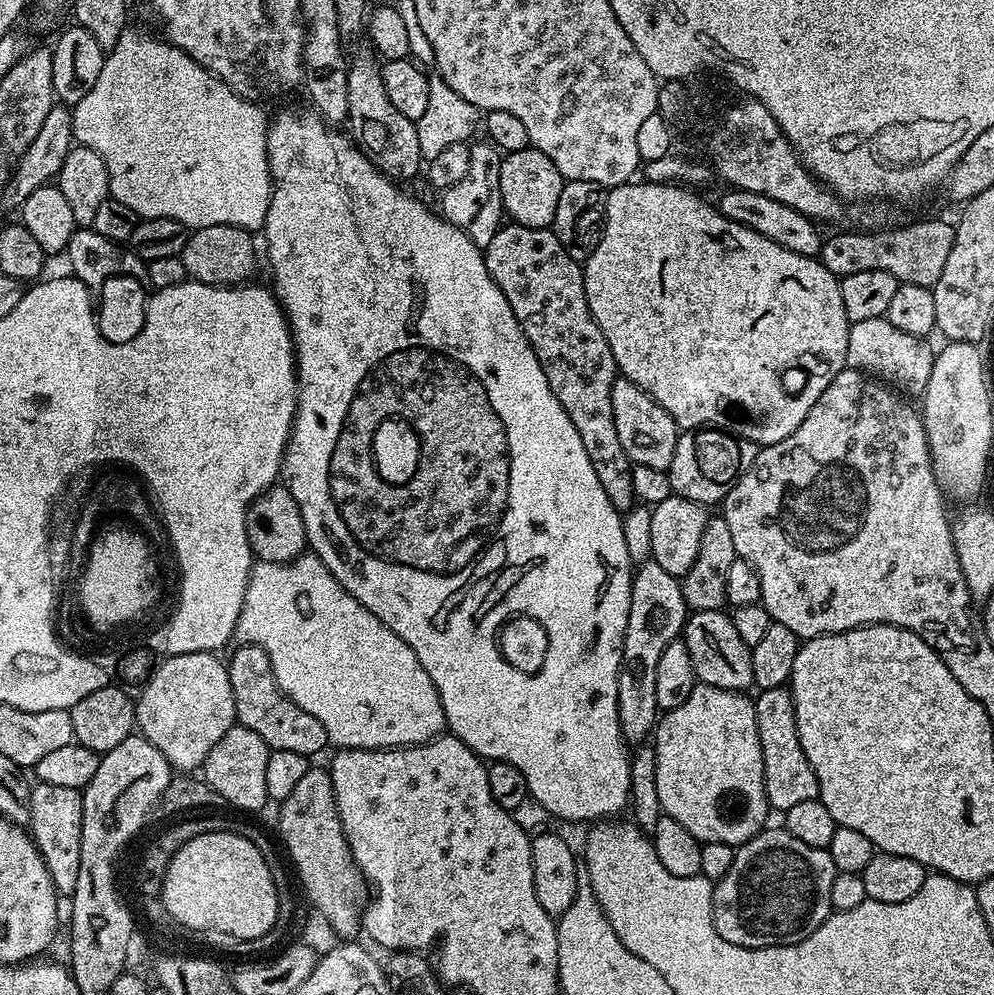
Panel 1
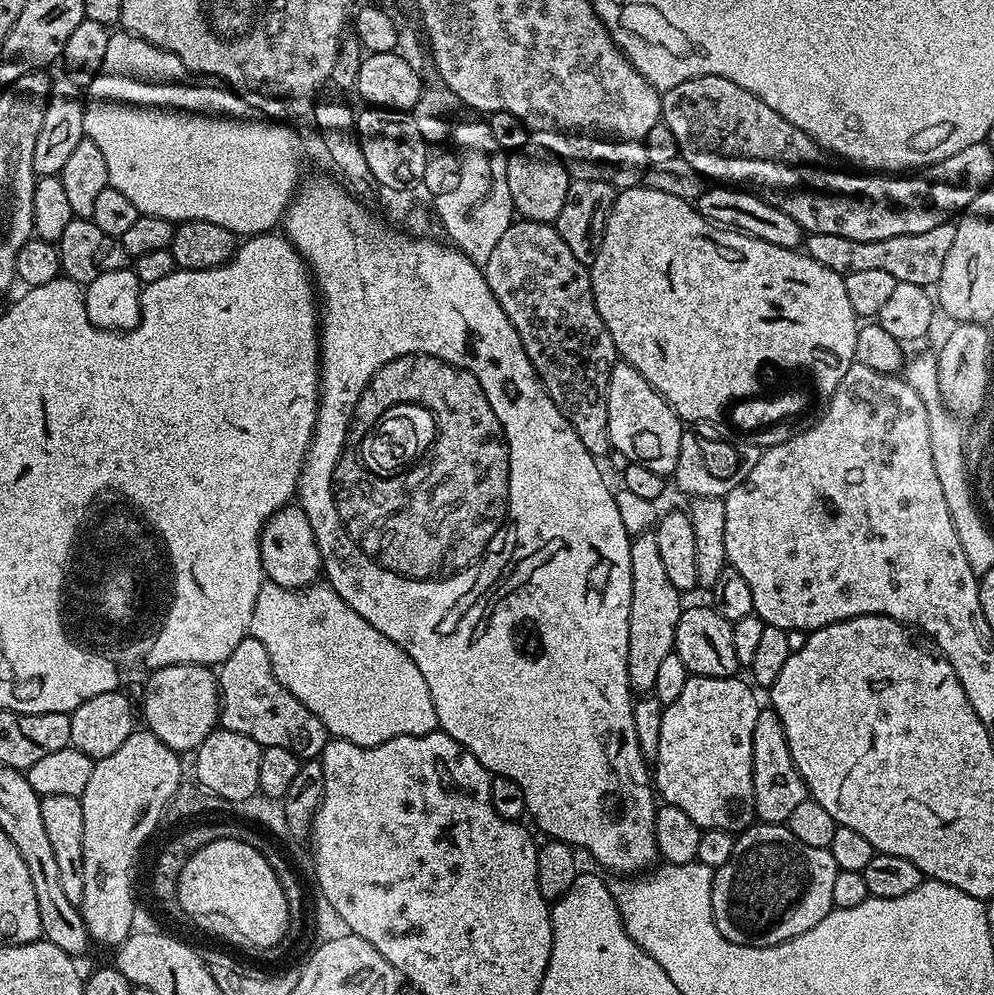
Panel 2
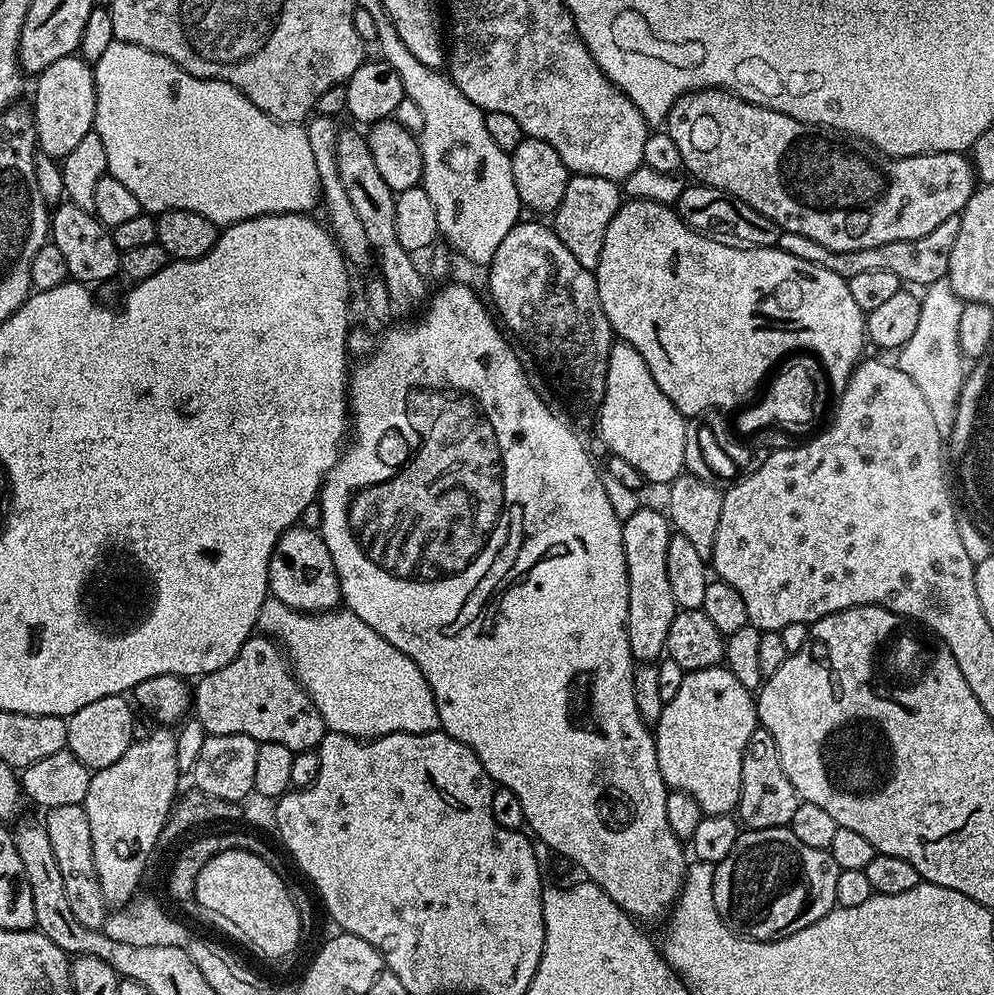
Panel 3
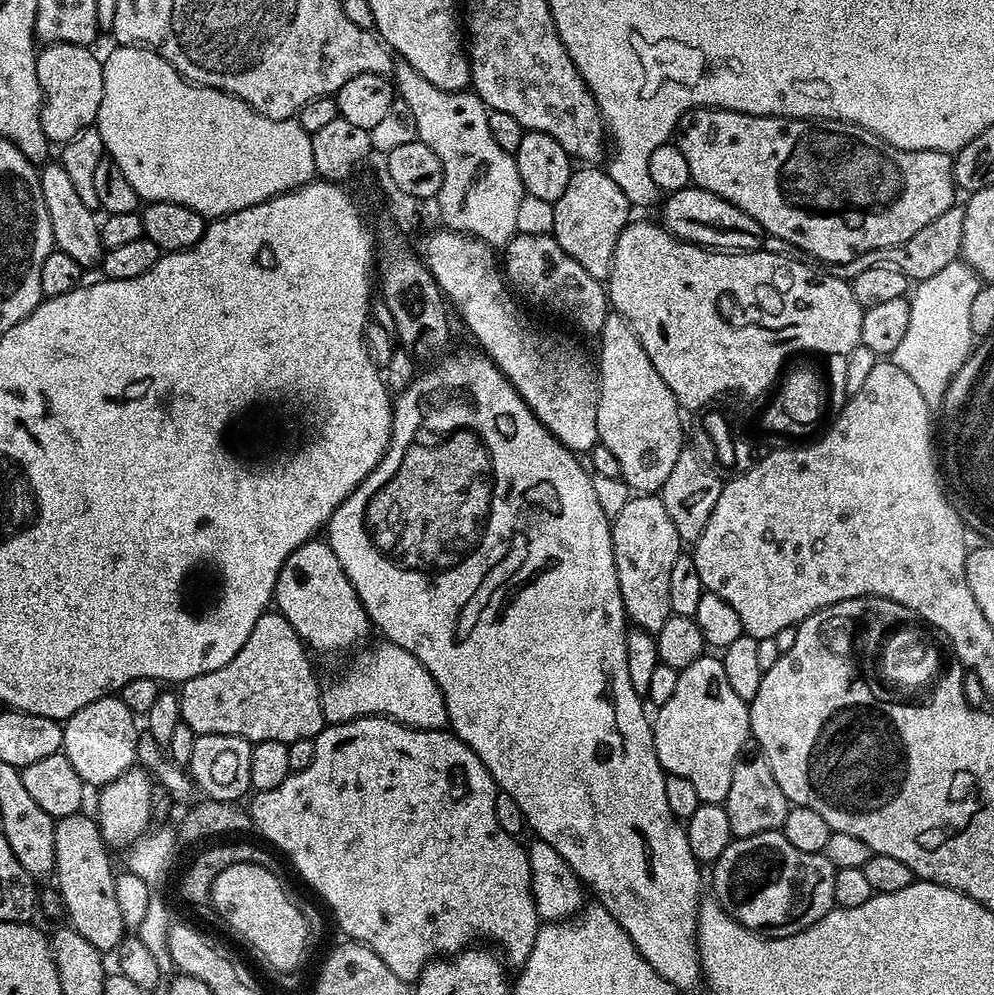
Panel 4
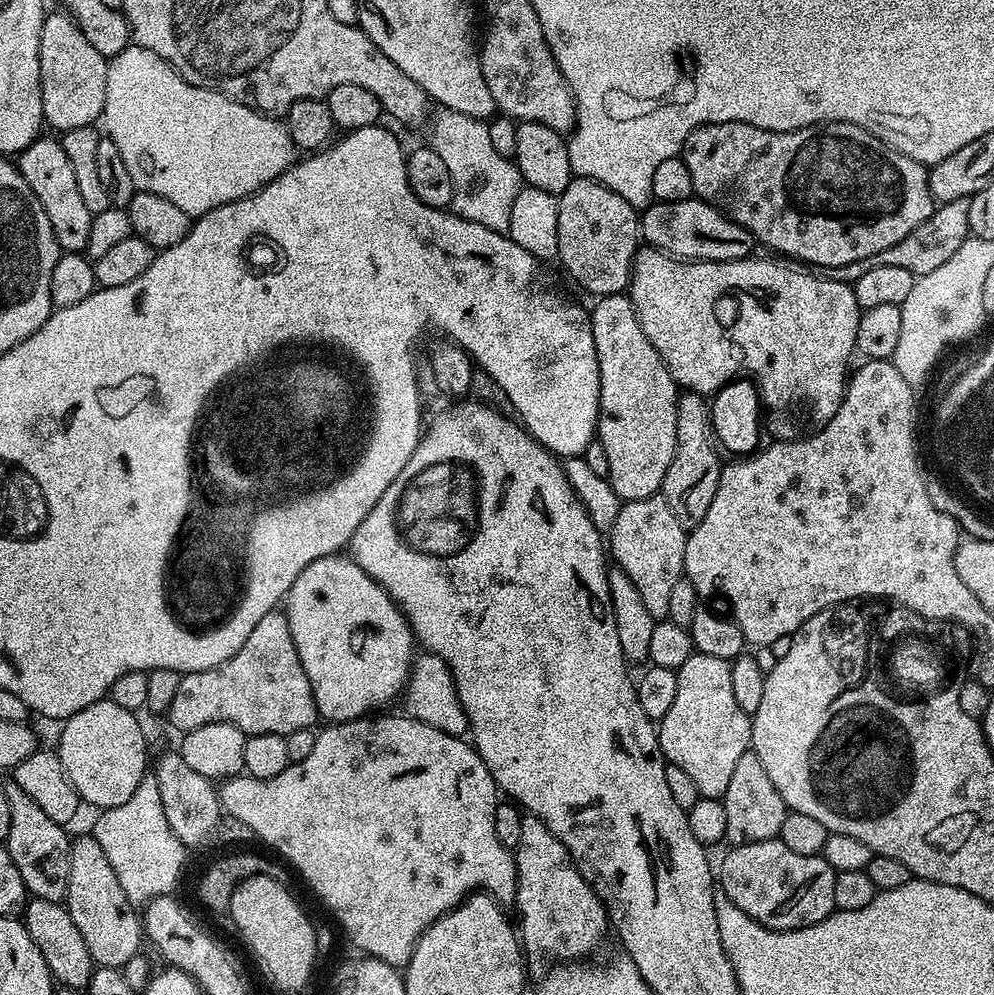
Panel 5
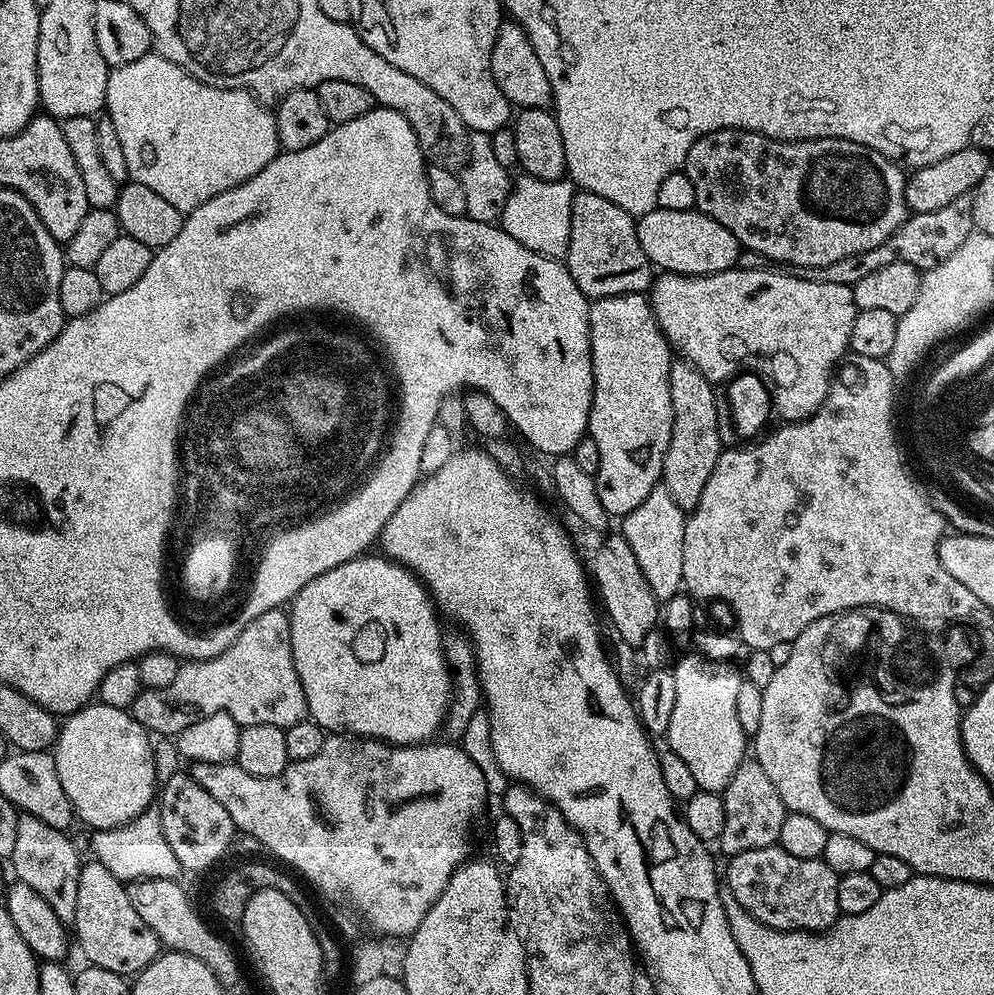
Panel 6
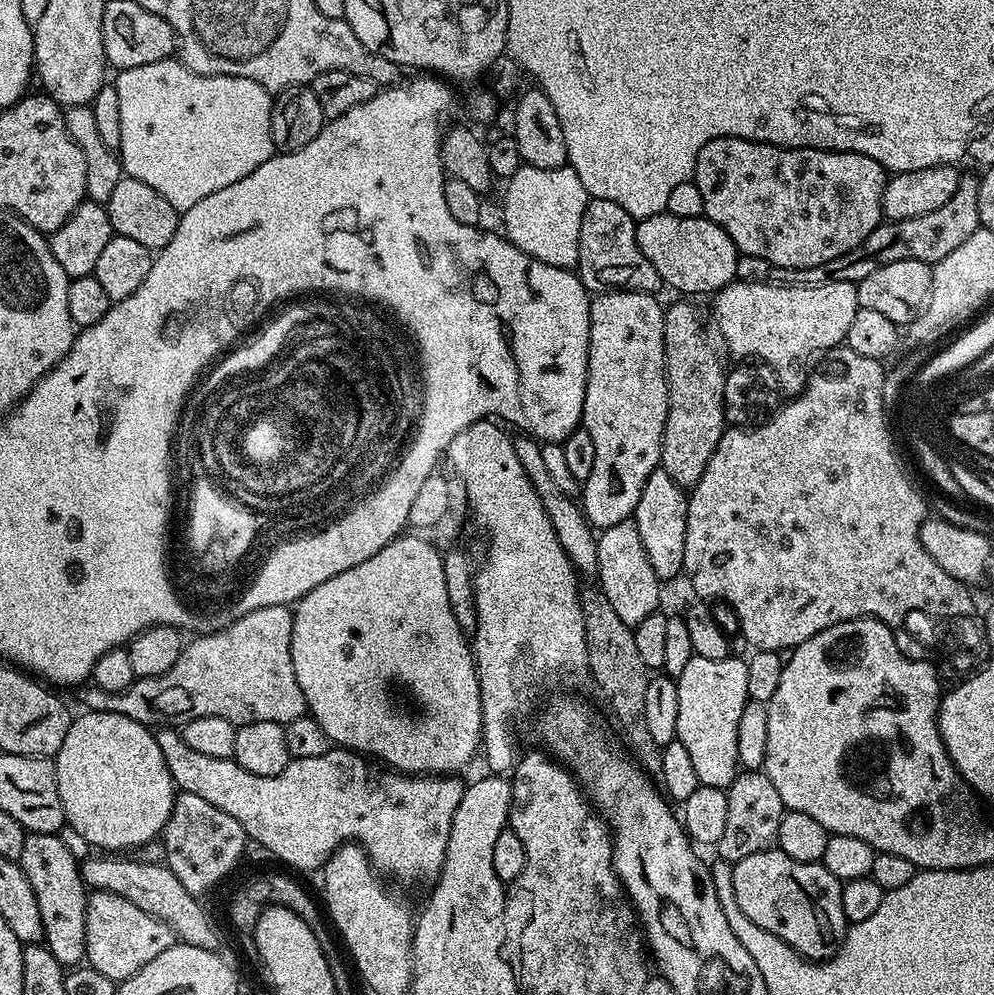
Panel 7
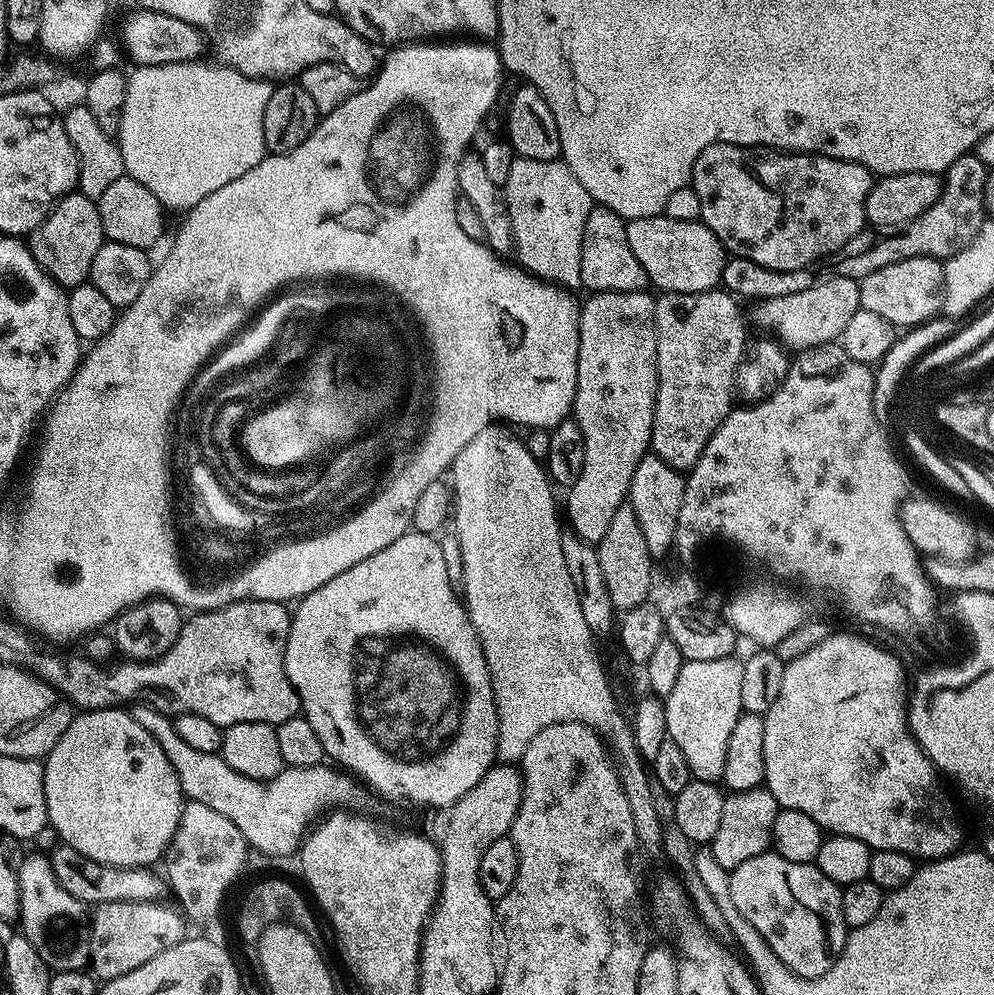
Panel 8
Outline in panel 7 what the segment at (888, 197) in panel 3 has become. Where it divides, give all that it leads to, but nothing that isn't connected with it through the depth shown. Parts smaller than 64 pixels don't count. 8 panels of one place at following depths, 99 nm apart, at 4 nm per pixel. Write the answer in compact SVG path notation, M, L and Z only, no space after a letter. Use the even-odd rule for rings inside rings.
M723 136L706 142L706 146L702 146L702 150L698 150L694 179L699 192L702 194L704 215L722 230L726 230L726 234L730 234L737 253L754 258L766 258L766 262L783 268L822 266L822 262L830 262L834 258L854 250L854 246L862 244L864 239L882 223L884 214L882 194L886 183L886 170L881 164L874 162L874 158L857 152L827 152L821 148L780 148L777 144L763 144L757 140L747 140L737 136Z

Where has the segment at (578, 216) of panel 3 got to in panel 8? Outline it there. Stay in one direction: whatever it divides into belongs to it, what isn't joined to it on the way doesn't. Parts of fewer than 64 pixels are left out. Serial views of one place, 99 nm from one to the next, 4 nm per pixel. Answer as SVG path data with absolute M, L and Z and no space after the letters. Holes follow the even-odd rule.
M593 207L586 222L584 241L582 242L582 274L580 283L589 293L598 292L643 292L650 281L642 262L634 258L630 250L630 238L626 236L627 223L614 210Z

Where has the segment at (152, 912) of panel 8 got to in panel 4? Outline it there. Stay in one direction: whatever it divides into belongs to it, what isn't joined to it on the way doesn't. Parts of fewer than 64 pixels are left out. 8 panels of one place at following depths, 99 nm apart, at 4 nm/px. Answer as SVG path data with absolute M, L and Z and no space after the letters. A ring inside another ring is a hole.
M81 810L66 818L56 820L54 826L54 862L56 863L54 881L56 880L57 885L55 884L55 887L60 893L62 908L66 916L68 912L67 923L74 930L78 930L78 934L82 934L82 938L86 938L86 942L90 942L90 946L108 954L118 948L125 936L126 929L122 910L118 910L117 895L115 894L117 873L114 869L112 870L112 860L108 857L110 846L102 838L99 824L91 815L87 816L86 813L87 811Z

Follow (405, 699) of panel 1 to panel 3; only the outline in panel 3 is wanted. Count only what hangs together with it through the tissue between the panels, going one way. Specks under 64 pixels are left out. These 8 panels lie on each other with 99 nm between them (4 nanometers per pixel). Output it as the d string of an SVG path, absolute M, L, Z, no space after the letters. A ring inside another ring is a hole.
M269 598L265 600L263 606L261 606L256 622L259 631L263 633L263 635L272 637L273 640L282 645L296 679L300 681L300 685L302 685L308 692L308 695L311 696L314 706L318 710L318 714L322 714L324 727L327 731L354 736L358 740L375 740L378 736L389 736L395 732L422 734L423 732L435 732L440 728L436 699L430 690L430 686L426 682L426 678L422 674L422 670L418 670L416 663L410 658L406 658L406 654L402 654L402 650L398 650L398 646L390 646L390 642L386 642L386 638L382 638L382 634L378 634L370 626L366 626L366 622L362 622L362 618L358 618L358 614L354 614L347 610L299 612L290 606L286 606L280 600Z

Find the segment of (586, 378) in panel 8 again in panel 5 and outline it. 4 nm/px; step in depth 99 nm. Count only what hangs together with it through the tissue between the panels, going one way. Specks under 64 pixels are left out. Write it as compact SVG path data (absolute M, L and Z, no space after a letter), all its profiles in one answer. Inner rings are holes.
M619 292L613 296L601 296L595 303L596 305L591 305L590 315L600 367L598 439L602 442L606 458L610 462L610 474L607 478L614 494L618 494L621 501L650 498L659 493L662 478L666 478L666 470L670 467L670 458L674 458L678 386L672 381L670 370L666 370L658 350L650 346L650 338L642 334L642 326L632 305L632 297Z

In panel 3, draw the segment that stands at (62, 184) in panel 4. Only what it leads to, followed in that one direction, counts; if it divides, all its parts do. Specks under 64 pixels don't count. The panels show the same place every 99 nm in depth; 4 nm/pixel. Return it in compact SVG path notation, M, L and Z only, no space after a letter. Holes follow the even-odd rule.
M61 202L50 212L50 243L58 246L58 251L66 262L66 270L73 281L97 286L119 273L118 249L109 229L91 212L71 202Z

